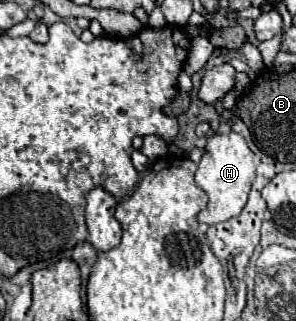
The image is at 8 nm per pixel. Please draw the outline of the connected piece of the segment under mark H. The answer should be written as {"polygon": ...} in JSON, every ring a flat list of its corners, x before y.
{"polygon":[[237,132,213,134,207,140,203,158,201,158,197,174,195,174,197,186,201,190,205,190,205,194,209,196,209,204,205,210,201,210,197,214,197,220,205,222,205,224,219,224,219,222,225,222,225,220,241,214,253,180,255,180,255,154,249,150,245,138,239,136]]}

